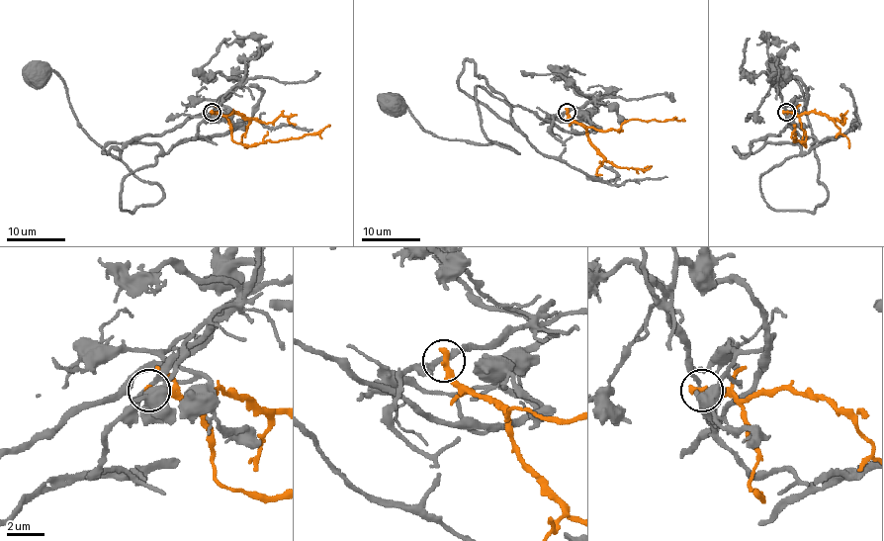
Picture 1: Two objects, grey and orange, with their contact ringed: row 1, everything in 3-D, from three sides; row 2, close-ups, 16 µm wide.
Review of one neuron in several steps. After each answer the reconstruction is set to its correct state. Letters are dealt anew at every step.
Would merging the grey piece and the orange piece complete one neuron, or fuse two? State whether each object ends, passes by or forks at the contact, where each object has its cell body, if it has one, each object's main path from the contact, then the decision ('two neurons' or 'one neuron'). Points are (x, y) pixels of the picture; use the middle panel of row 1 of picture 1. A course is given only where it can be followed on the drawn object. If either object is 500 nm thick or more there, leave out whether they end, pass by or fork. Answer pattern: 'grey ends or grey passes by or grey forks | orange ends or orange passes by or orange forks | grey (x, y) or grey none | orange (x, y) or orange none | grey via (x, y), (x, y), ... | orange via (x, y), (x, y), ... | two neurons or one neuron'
grey passes by | orange ends | grey (394, 102) | orange none | grey via (567, 112), (551, 130), (564, 151), (546, 157), (482, 86), (482, 131), (518, 153), (441, 138), (391, 104) | orange via (567, 112), (586, 130), (619, 130), (632, 119), (685, 121) | two neurons

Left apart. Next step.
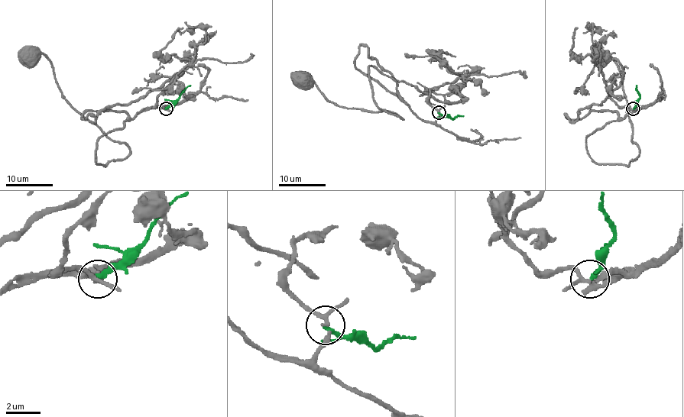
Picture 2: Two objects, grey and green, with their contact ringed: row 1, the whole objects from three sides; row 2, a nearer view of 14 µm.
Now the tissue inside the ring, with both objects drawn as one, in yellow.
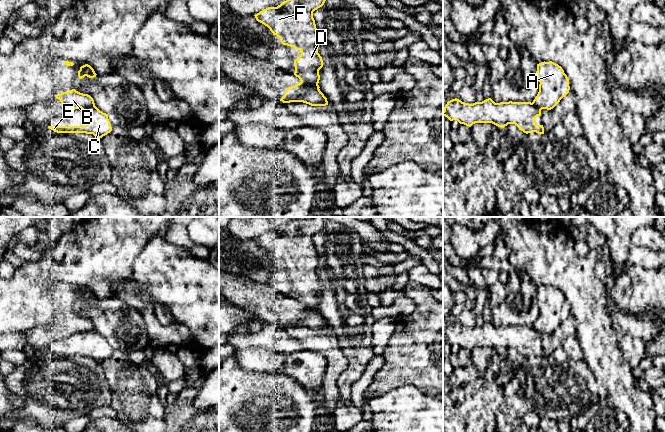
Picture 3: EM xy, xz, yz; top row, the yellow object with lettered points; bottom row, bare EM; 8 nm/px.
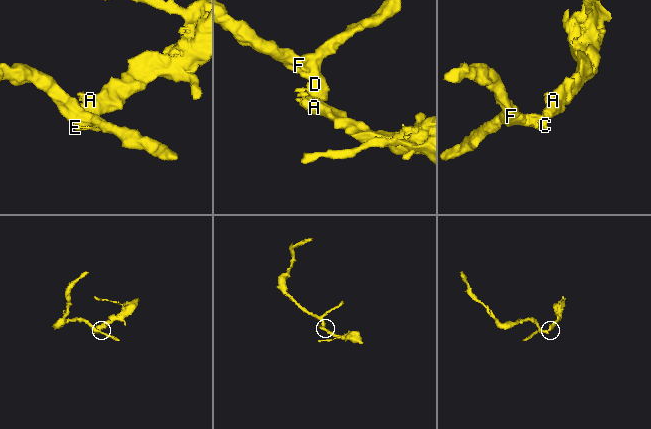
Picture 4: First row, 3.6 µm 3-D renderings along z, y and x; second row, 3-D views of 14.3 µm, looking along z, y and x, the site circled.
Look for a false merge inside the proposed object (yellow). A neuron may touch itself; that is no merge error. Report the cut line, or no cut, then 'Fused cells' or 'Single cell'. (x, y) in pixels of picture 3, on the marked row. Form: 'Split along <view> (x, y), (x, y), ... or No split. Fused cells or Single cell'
Split along xz (301, 81), (318, 88). Fused cells

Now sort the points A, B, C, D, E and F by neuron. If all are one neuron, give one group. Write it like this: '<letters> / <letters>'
A B / C D E F

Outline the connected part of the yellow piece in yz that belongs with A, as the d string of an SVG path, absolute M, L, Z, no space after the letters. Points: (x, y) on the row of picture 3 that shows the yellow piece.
M549 61L537 64L539 92L533 104L539 109L553 109L570 90L569 79L558 64Z

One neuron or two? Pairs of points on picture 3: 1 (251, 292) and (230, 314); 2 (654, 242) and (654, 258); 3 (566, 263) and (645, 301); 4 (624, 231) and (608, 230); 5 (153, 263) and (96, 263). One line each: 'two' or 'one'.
1: two
2: two
3: two
4: two
5: two

